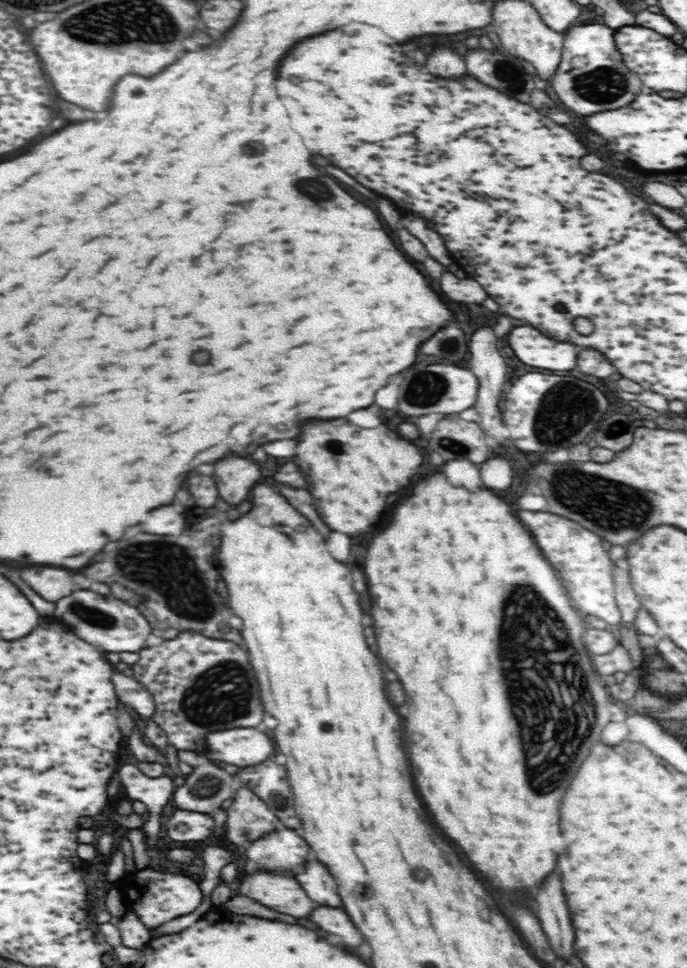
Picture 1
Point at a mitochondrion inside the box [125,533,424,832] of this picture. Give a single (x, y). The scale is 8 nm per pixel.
(224, 692)

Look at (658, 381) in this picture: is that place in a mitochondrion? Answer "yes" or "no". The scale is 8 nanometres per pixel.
no

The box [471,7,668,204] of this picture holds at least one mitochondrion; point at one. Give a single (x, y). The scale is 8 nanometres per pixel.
(604, 84)

